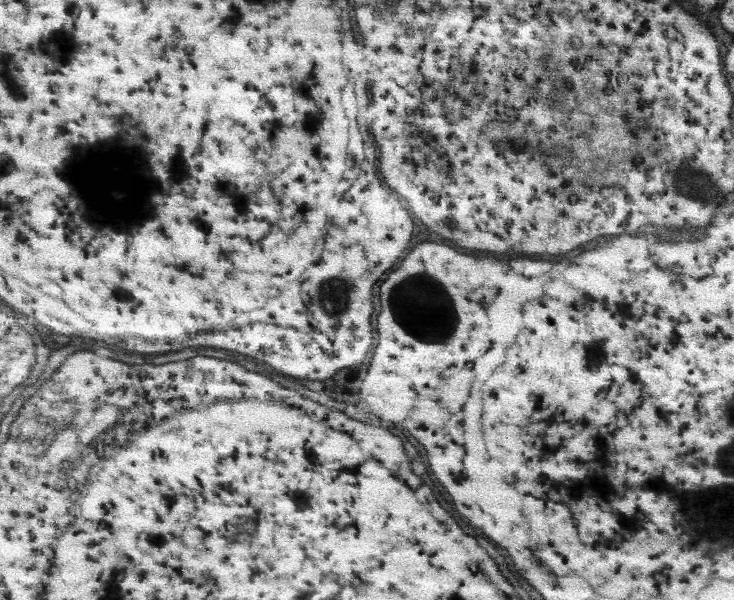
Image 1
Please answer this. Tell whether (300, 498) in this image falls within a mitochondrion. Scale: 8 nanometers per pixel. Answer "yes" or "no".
no

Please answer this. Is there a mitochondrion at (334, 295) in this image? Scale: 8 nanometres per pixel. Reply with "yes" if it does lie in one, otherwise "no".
yes

